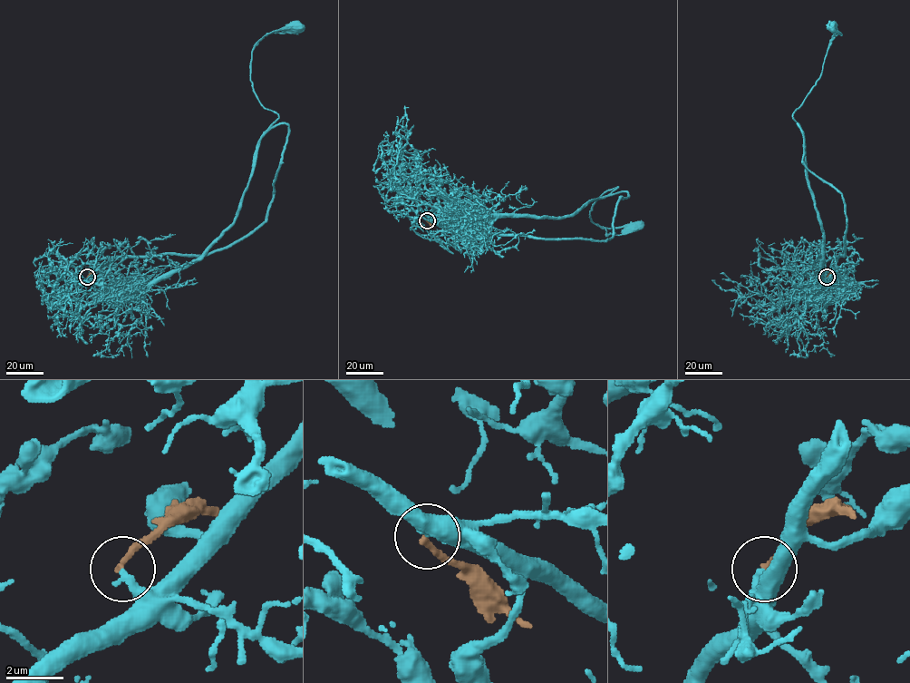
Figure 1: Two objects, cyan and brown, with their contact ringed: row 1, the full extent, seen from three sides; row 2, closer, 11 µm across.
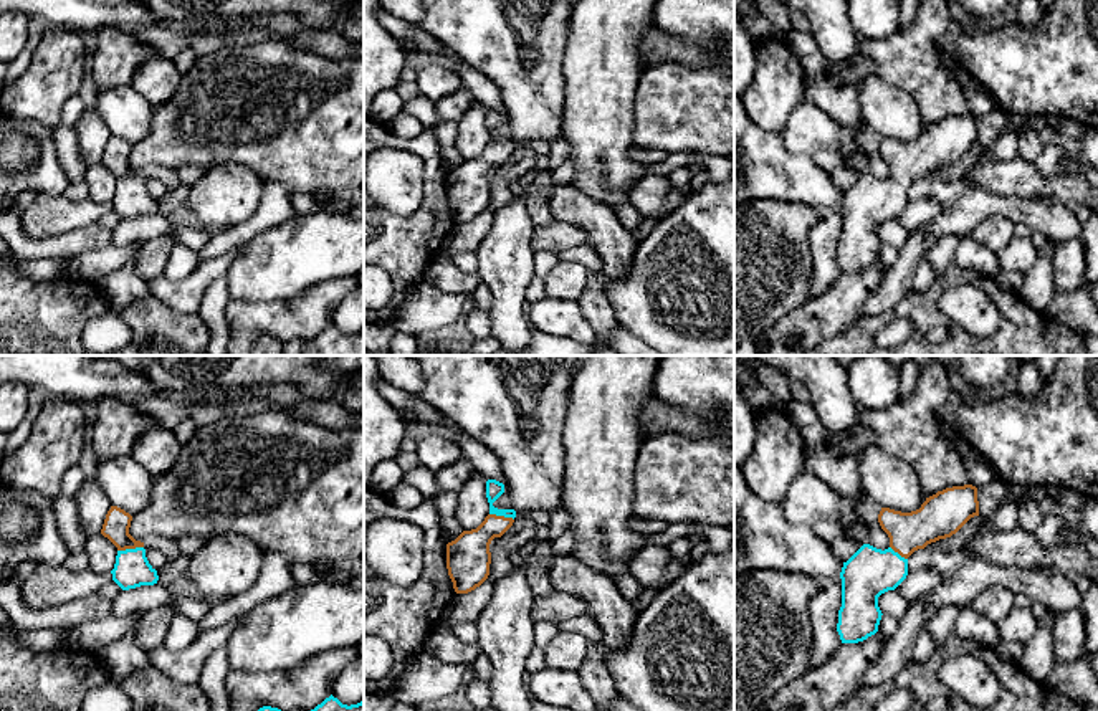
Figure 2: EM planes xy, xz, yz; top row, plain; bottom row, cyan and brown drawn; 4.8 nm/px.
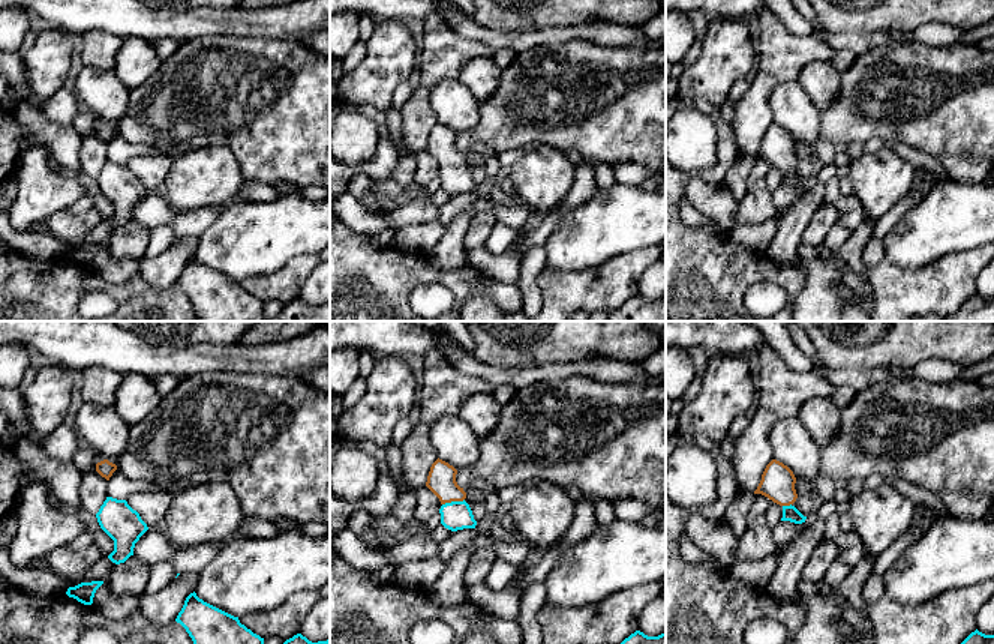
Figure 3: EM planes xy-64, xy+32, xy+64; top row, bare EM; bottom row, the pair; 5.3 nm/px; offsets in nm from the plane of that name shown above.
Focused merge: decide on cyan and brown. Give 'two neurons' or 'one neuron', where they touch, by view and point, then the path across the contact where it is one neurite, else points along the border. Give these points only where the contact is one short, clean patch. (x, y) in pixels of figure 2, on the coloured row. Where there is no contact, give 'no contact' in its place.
one neuron; contact xy (129, 549); way xy (131, 569), (129, 549), (118, 534), (116, 524)

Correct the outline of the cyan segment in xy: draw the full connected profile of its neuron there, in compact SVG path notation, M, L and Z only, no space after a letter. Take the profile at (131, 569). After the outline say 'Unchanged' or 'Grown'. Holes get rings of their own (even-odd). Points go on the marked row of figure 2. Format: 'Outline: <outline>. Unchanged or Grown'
Outline: M111 506L106 514L101 534L116 547L116 564L111 570L112 580L122 589L154 585L159 580L157 570L146 557L144 542L129 534L132 516L117 506Z. Grown

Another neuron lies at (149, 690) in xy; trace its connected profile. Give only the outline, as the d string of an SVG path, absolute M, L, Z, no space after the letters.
M152 665L117 683L132 701L132 711L208 711L210 703L198 683L172 681Z

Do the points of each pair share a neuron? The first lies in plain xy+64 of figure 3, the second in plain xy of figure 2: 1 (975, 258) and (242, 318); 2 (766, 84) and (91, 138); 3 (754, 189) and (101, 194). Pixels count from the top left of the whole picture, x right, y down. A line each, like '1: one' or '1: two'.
1: one
2: one
3: one

